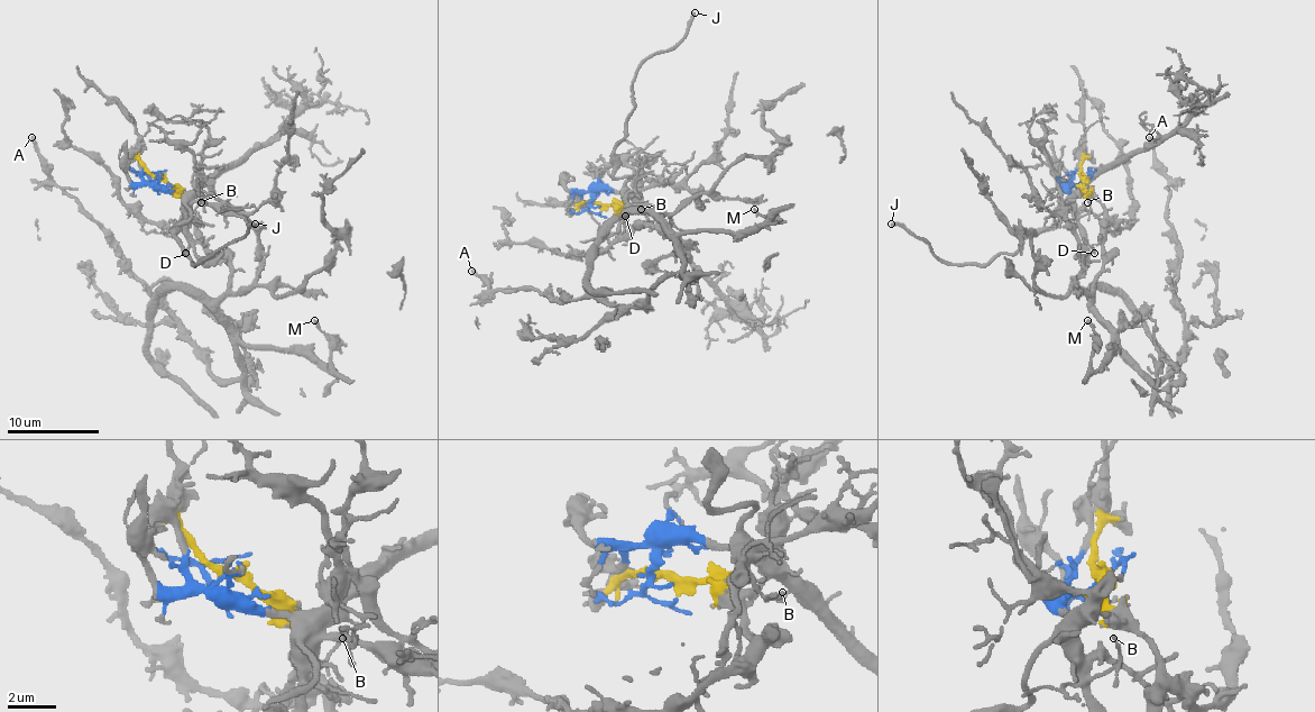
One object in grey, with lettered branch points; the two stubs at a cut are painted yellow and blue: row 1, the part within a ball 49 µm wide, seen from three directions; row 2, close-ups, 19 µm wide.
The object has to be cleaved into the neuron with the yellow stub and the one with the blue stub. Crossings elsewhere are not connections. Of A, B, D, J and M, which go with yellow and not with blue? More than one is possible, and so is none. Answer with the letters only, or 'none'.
A, M

